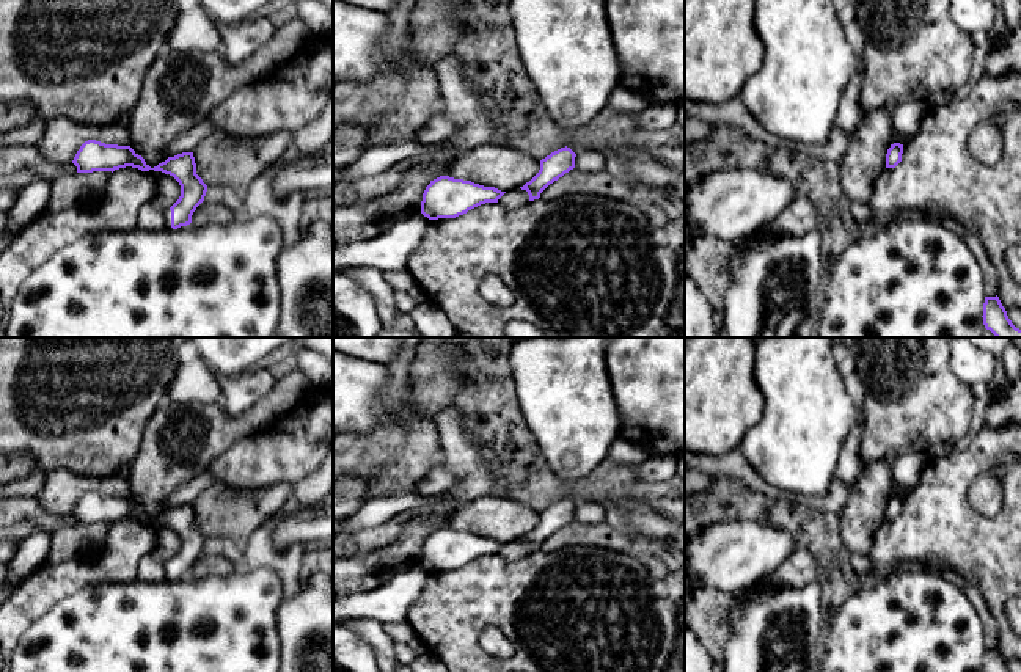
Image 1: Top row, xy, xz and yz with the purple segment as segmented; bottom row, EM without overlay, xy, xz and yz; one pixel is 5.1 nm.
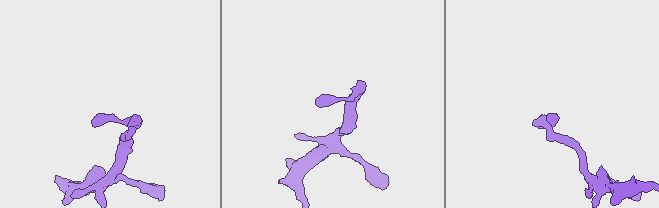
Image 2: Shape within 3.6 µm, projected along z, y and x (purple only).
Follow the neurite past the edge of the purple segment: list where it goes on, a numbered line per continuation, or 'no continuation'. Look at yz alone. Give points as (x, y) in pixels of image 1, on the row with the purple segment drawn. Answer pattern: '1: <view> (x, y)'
no continuation

